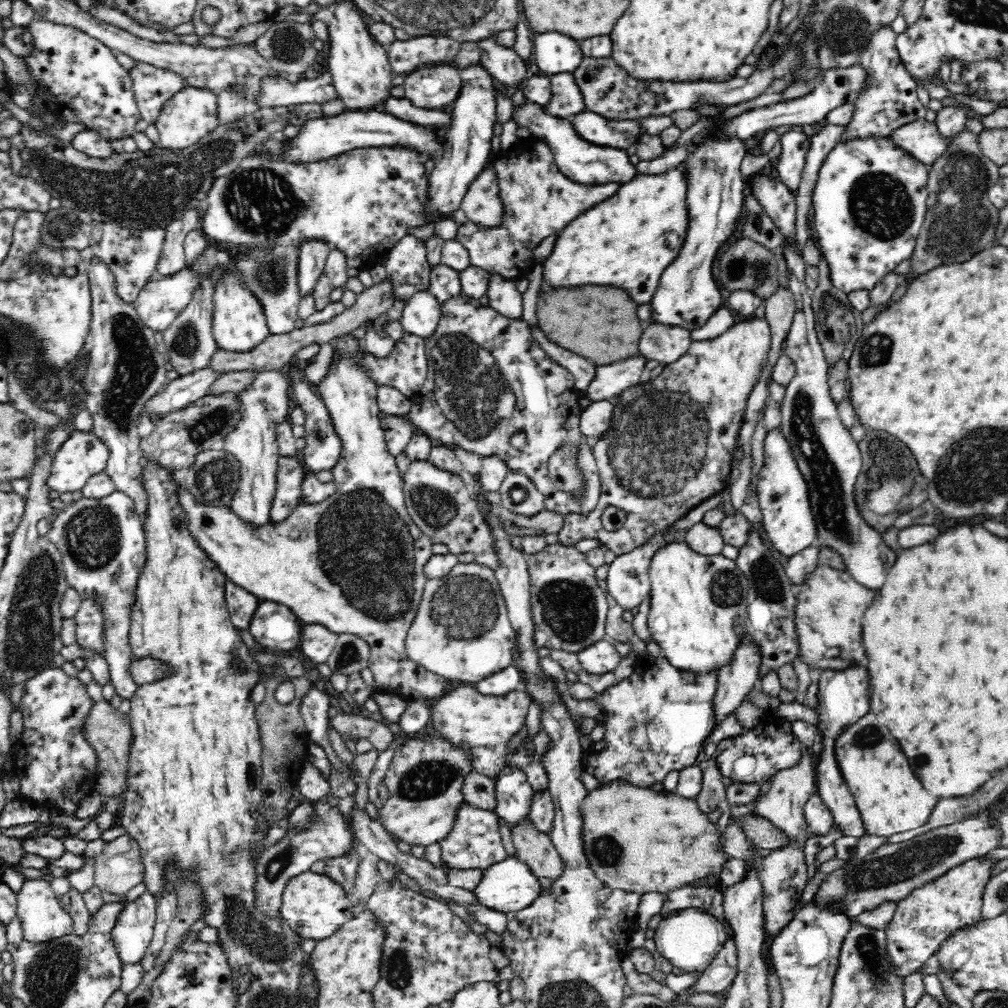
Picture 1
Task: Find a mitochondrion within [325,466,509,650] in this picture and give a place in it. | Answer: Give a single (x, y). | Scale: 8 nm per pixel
(463, 607)

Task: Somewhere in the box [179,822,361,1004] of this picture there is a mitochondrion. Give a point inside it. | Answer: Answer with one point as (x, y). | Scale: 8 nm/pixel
(257, 939)

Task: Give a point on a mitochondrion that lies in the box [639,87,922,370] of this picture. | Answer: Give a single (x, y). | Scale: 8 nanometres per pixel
(880, 204)

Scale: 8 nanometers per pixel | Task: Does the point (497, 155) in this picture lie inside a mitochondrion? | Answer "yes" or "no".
no

